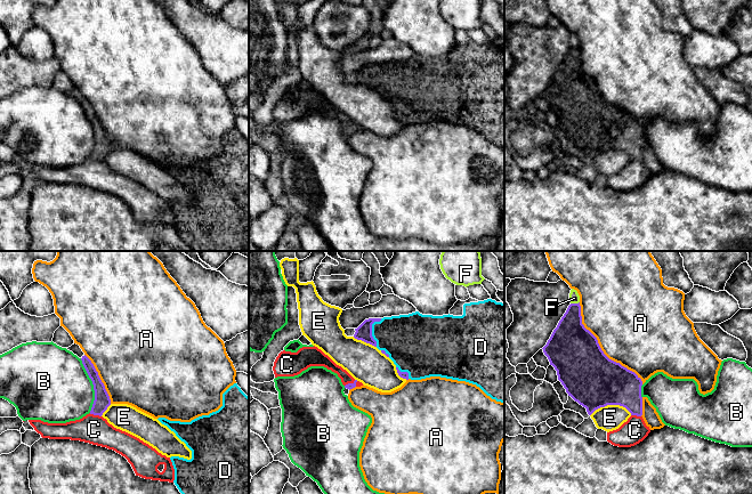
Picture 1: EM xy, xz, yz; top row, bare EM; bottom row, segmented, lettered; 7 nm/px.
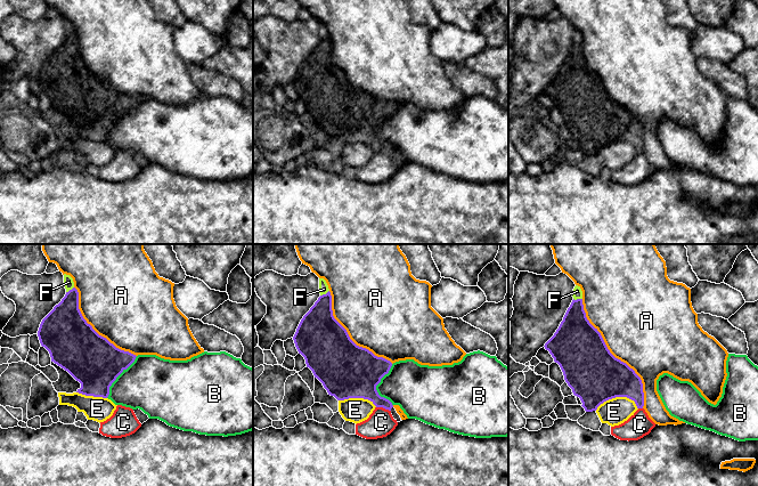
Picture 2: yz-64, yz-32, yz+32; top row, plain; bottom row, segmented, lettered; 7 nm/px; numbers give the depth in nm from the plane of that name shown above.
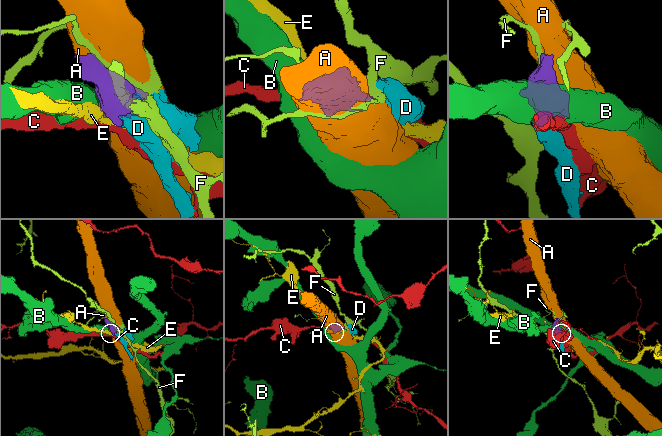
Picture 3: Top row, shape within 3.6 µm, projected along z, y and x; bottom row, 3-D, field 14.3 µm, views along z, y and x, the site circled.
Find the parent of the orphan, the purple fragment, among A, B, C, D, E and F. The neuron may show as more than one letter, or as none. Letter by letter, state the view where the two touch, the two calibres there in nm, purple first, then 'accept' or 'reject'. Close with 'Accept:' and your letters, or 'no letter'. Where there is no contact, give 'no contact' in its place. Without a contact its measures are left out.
A: yz | 380/500 nm | reject
B: xy | 110/460 nm | reject
C: xy | 110/200 nm | reject
D: xz | 110/340 nm | accept
E: yz | 380/180 nm | reject
F: yz | 260/80 nm | reject
Accept: D

